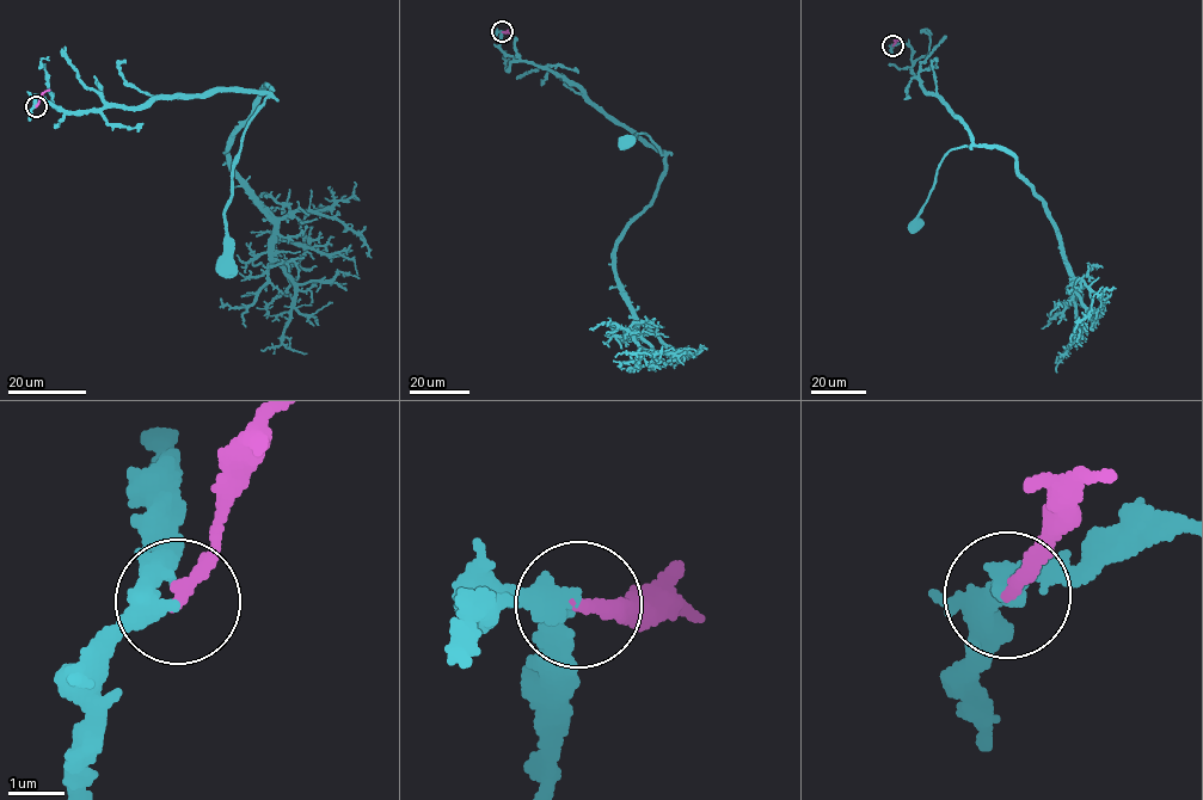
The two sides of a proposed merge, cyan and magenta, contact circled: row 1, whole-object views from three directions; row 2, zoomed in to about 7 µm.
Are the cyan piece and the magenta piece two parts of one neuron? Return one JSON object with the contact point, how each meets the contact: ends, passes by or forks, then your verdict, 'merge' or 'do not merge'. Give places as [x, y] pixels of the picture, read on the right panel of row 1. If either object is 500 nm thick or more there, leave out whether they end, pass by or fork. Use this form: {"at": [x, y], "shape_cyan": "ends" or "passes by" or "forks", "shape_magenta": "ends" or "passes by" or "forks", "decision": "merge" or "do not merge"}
{"at": [892, 45], "shape_cyan": "passes by", "shape_magenta": "ends", "decision": "merge"}

